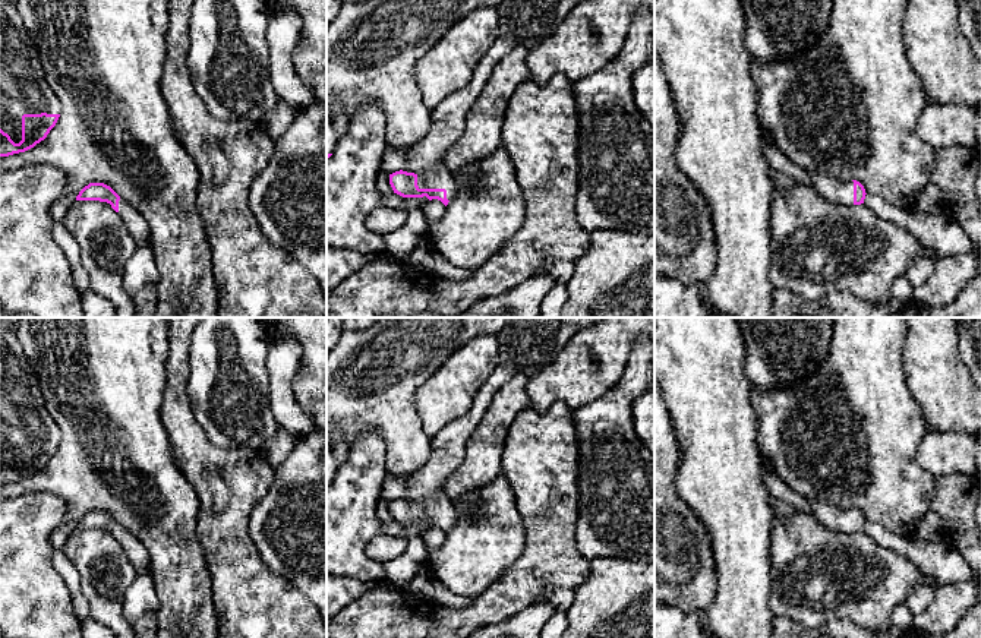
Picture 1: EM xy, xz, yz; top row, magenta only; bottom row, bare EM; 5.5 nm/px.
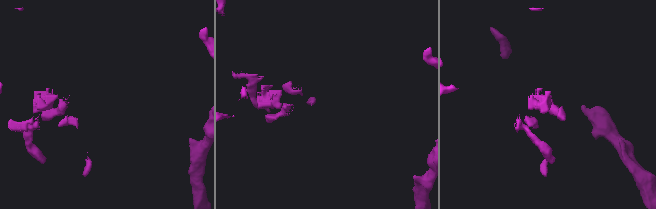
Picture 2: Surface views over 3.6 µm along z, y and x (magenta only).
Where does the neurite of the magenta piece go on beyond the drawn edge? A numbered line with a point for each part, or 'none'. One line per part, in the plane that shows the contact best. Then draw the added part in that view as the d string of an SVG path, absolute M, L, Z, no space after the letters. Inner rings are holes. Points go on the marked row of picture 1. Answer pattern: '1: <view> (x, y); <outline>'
1: xy (24, 88); M0 0L0 129L15 143L22 140L23 114L60 114L61 104L41 66L35 42L28 35L15 4Z

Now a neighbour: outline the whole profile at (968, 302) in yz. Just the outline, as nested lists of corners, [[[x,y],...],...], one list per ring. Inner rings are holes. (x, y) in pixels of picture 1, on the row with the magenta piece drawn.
[[[981,258],[978,275],[962,288],[949,306],[936,309],[911,300],[905,303],[902,318],[981,318]]]

